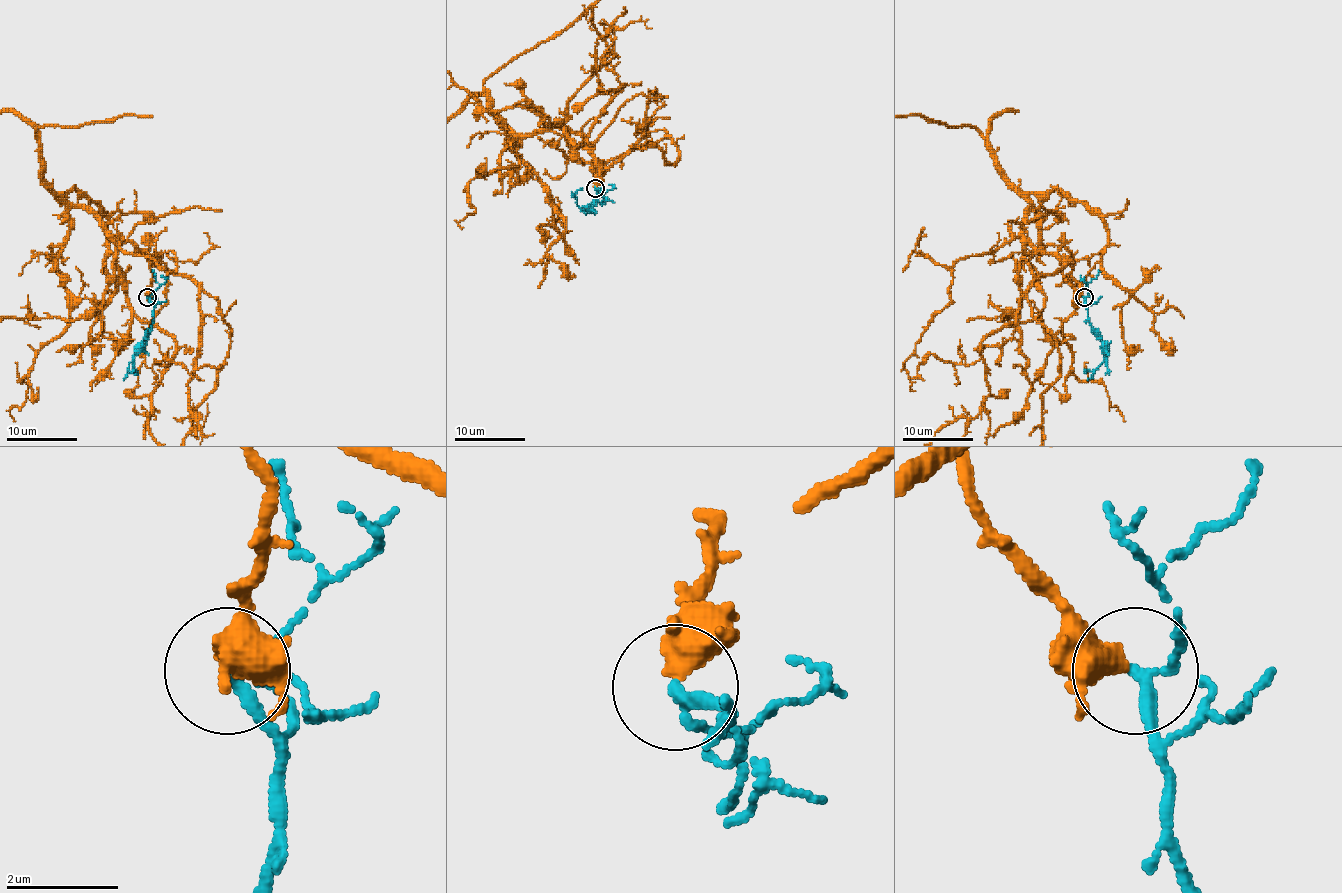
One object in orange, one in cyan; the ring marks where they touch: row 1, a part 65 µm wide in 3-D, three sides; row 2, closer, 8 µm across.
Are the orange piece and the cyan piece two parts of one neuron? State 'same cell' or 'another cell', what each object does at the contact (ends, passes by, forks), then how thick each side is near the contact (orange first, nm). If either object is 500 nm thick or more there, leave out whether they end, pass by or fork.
same cell | orange passes by | cyan passes by | 360/190 nm

